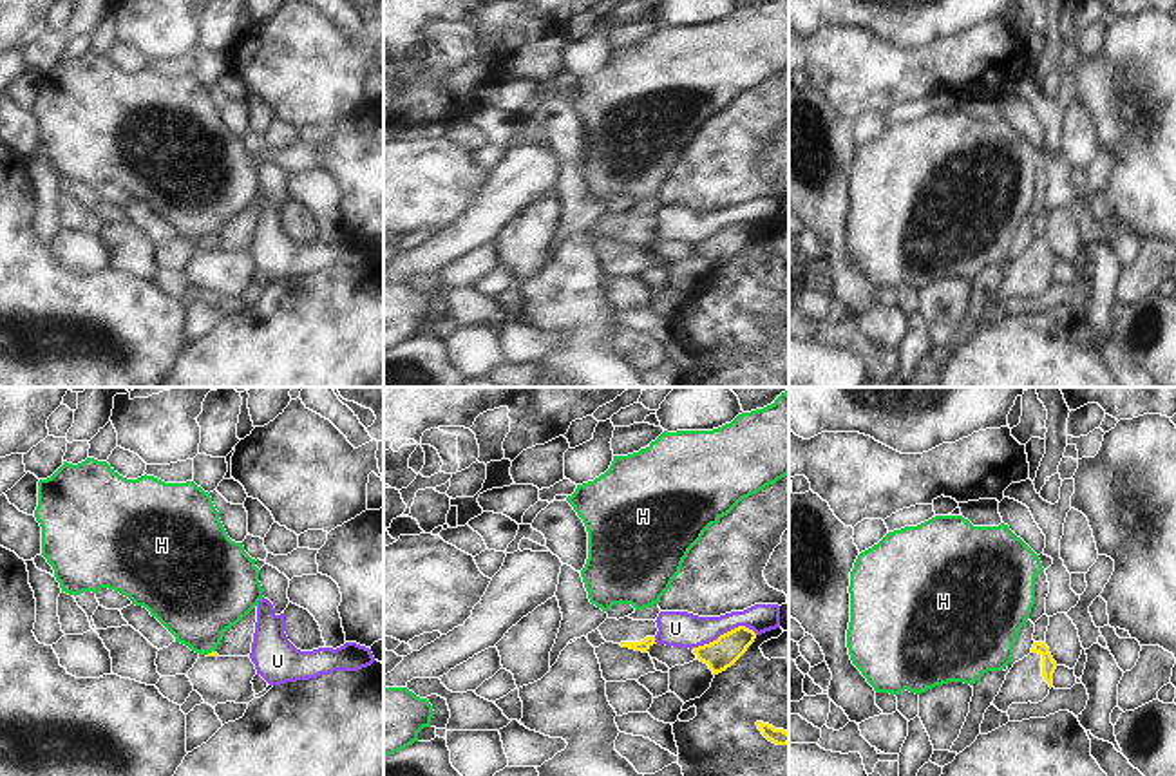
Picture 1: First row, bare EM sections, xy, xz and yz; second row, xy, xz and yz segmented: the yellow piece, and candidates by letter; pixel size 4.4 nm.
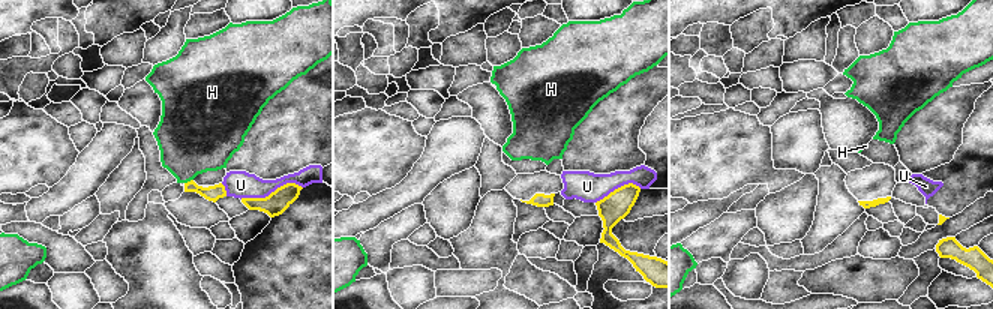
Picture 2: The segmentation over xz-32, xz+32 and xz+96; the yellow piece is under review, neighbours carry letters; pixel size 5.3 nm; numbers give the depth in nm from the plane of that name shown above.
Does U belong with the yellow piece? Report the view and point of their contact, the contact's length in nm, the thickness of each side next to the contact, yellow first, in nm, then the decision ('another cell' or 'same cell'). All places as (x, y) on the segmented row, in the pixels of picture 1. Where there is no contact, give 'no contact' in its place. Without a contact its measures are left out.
xz (724, 634) | 300 nm | 140/160 nm | another cell

